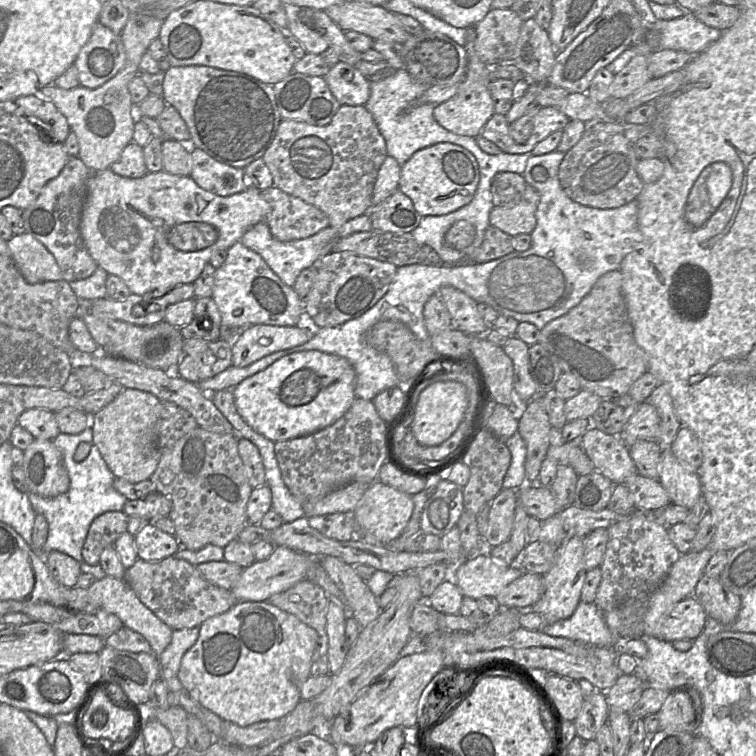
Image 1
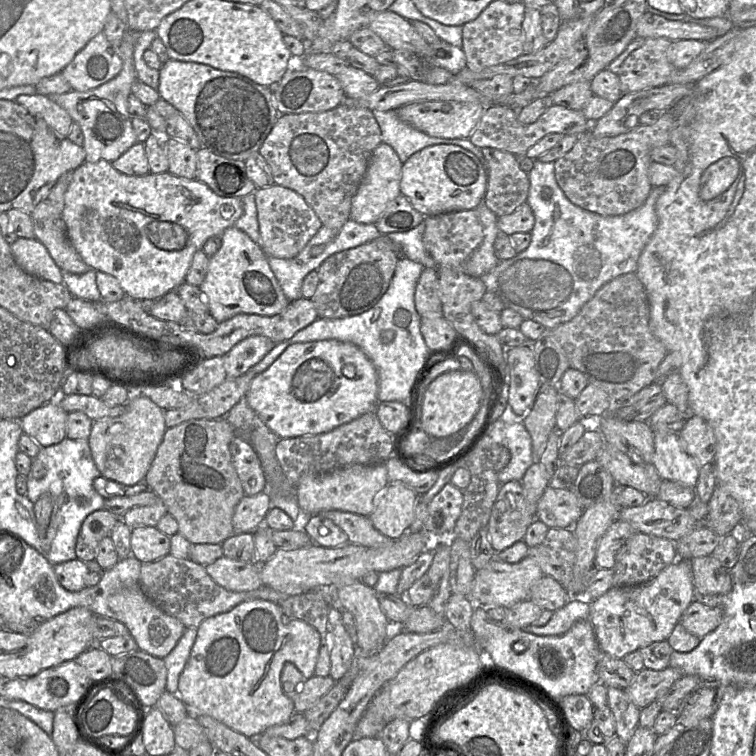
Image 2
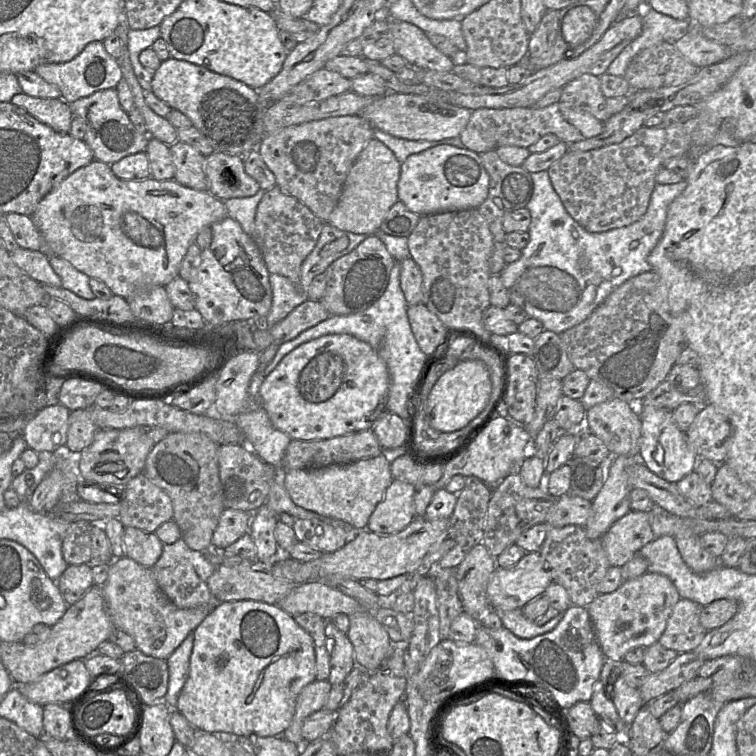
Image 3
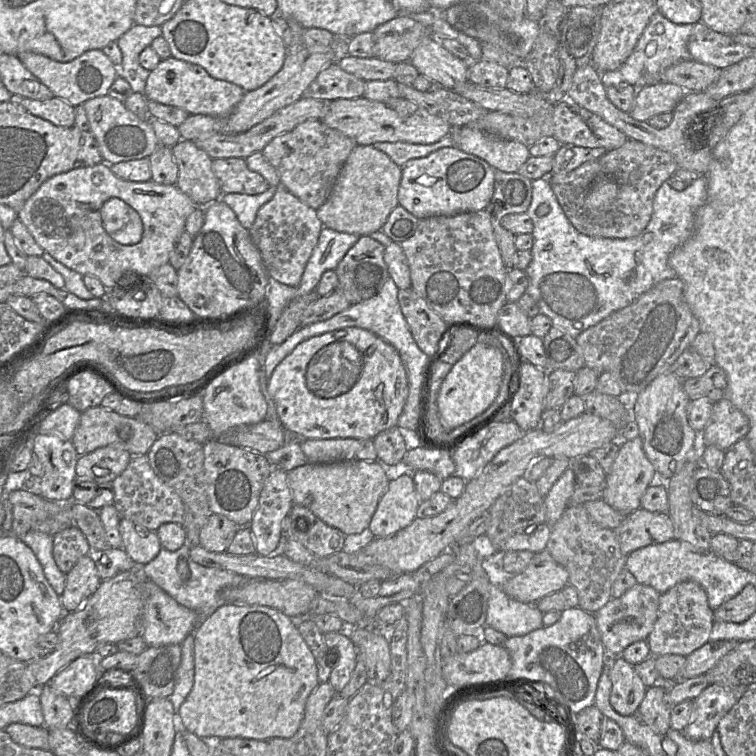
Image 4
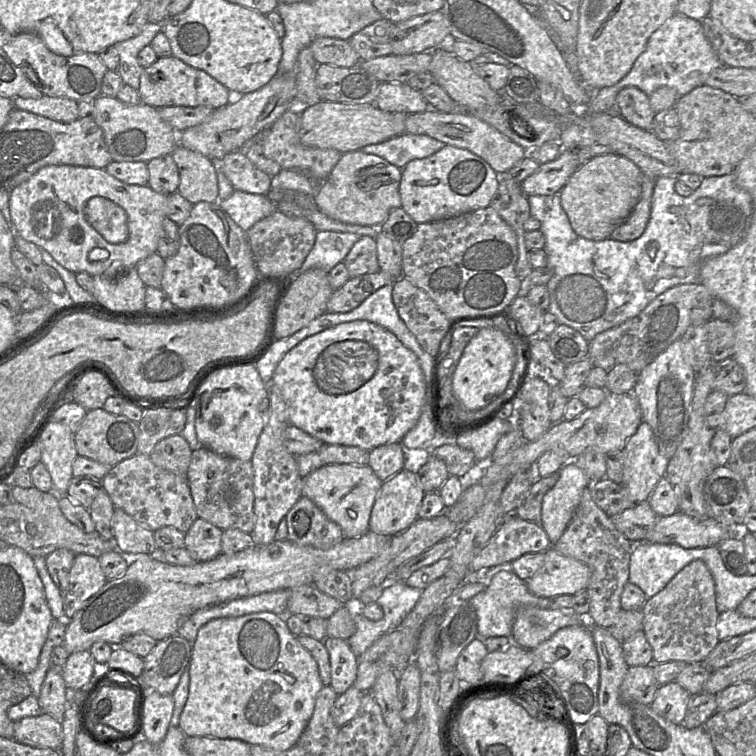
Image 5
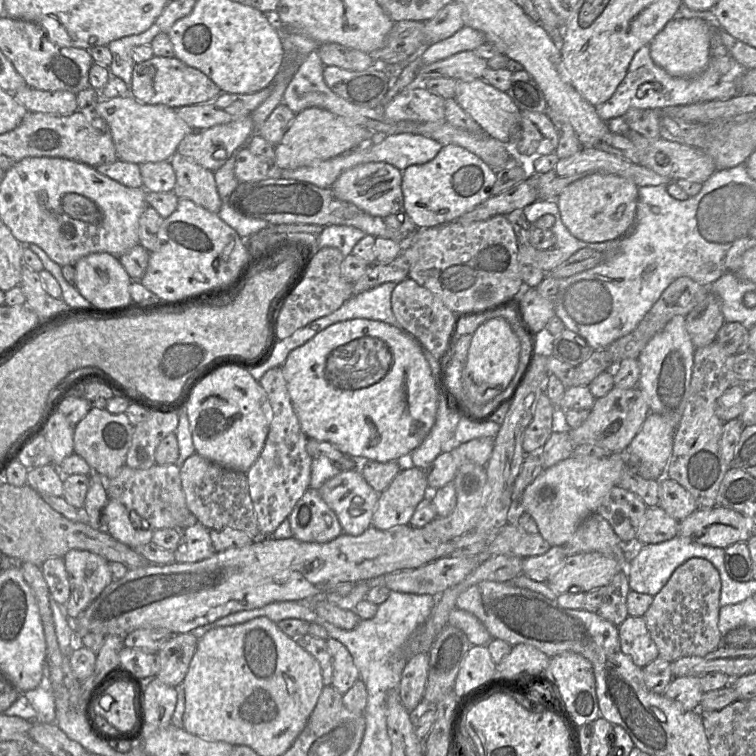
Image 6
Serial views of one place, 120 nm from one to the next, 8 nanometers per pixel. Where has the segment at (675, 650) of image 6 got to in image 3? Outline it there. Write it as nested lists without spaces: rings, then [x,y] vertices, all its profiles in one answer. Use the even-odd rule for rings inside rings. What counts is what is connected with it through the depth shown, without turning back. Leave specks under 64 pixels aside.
[[[681,597],[672,610],[659,643],[679,653],[693,651],[708,632],[700,622],[702,607]]]

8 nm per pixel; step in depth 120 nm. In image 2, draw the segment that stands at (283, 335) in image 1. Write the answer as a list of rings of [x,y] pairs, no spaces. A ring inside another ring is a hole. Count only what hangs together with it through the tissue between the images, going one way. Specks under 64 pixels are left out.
[[[250,336],[238,342],[224,357],[227,378],[245,374],[274,347],[265,336]]]

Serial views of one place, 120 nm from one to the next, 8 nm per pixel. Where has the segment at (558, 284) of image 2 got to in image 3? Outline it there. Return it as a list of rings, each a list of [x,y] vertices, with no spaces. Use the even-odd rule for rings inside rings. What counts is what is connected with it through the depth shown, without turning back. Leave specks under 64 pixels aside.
[[[547,171],[531,173],[531,177],[533,193],[526,206],[531,214],[529,243],[521,250],[517,261],[506,264],[503,252],[507,243],[494,241],[494,249],[488,261],[489,270],[491,275],[500,274],[504,286],[509,290],[512,304],[521,307],[529,317],[542,322],[545,330],[560,334],[586,320],[615,288],[650,268],[648,257],[664,233],[669,206],[684,191],[687,182],[683,180],[675,184],[657,183],[647,211],[639,220],[621,228],[593,233],[586,231],[568,214]]]

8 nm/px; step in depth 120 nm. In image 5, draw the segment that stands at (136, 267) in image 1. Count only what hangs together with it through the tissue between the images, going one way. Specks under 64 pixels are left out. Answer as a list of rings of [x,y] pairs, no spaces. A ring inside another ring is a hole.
[[[72,165],[42,167],[9,194],[9,207],[15,233],[26,241],[44,248],[61,266],[73,273],[116,277],[125,268],[157,253],[167,195],[147,186],[129,185],[110,175],[106,169]]]

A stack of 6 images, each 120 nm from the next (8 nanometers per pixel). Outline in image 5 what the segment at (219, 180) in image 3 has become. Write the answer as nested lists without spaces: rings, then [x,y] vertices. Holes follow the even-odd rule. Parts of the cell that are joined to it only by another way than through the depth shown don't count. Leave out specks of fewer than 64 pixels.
[[[235,151],[216,162],[236,191],[267,195],[271,177],[258,169],[242,151]]]

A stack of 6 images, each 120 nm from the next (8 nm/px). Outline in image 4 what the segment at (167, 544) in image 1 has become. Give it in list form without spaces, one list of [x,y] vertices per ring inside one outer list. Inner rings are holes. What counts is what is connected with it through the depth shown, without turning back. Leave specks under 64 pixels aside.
[[[121,518],[119,532],[122,548],[137,566],[143,567],[152,561],[162,549],[156,531],[138,527],[129,519]]]

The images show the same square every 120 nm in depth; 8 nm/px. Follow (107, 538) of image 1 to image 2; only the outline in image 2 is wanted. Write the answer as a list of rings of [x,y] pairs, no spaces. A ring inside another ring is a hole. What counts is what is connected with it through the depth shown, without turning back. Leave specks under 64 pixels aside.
[[[101,509],[92,512],[82,523],[79,531],[75,552],[78,559],[88,562],[96,558],[100,541],[111,535],[111,532],[121,519],[111,512]]]

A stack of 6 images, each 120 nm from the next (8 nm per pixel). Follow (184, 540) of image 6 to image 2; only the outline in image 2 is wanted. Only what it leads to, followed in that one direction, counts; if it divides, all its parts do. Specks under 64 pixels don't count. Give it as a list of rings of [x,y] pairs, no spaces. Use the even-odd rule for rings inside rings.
[[[266,491],[254,496],[244,496],[237,504],[232,523],[234,534],[253,533],[261,525],[269,511],[270,497]]]

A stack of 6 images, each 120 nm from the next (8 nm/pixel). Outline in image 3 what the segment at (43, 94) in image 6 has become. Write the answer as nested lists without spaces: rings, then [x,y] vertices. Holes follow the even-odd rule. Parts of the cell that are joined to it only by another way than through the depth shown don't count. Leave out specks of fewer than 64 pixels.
[[[25,93],[12,97],[11,102],[60,133],[69,133],[74,114],[70,105],[60,98],[38,98]]]

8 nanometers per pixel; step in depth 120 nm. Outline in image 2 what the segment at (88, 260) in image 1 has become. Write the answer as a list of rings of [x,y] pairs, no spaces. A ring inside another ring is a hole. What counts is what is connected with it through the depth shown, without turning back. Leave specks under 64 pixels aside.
[[[72,172],[63,174],[30,216],[35,238],[47,248],[57,266],[73,274],[84,274],[91,268],[72,245],[62,215],[71,178]]]

